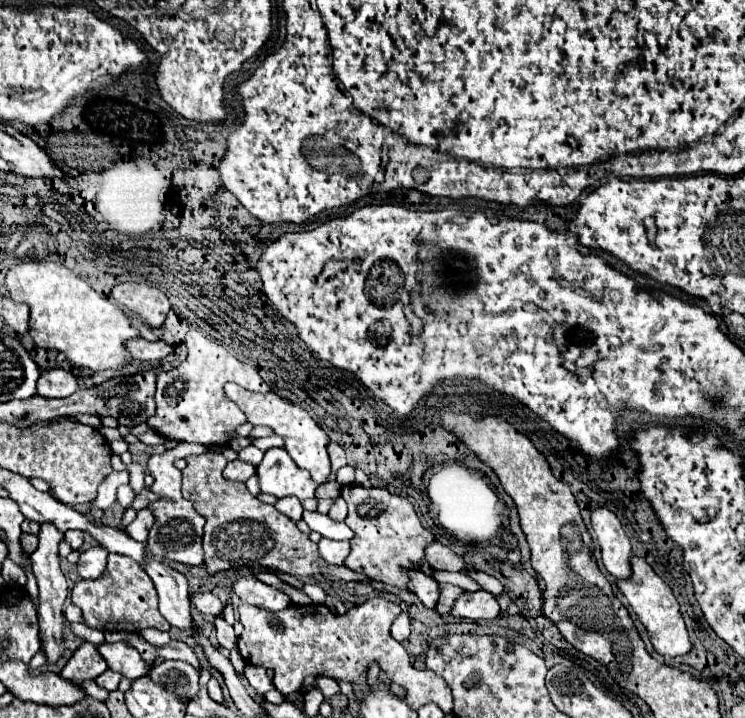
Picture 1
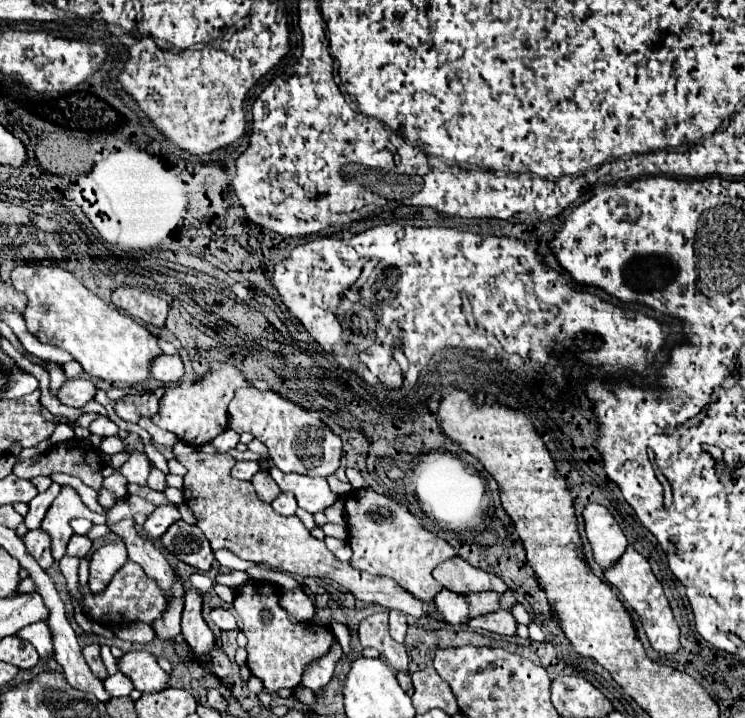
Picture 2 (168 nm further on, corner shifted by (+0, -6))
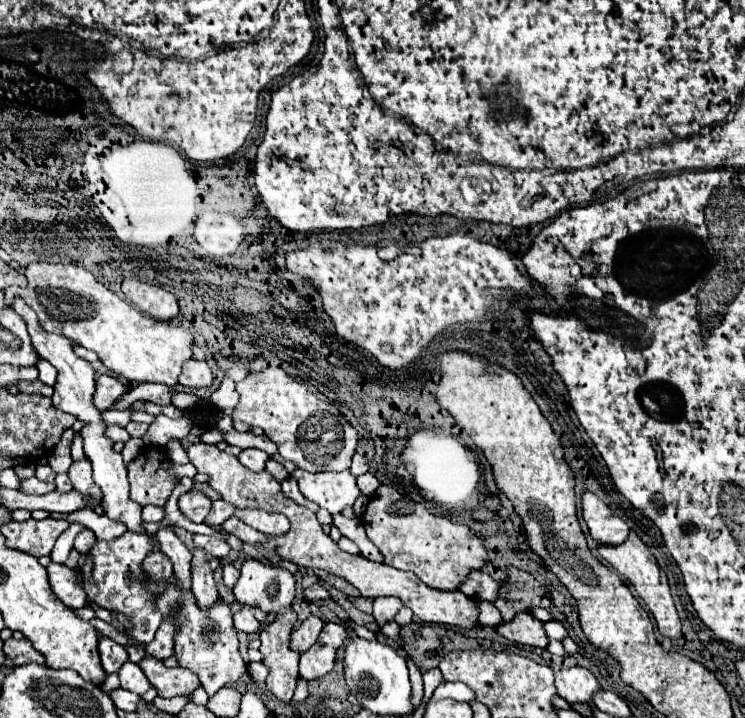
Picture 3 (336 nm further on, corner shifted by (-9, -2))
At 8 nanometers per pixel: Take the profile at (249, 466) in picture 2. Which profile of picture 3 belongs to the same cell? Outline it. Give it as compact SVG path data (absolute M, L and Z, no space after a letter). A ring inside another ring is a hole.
M249 448L249 450L243 450L239 456L239 462L253 470L253 472L261 472L265 468L265 462L269 460L269 454L265 454L263 450L255 450L255 448Z

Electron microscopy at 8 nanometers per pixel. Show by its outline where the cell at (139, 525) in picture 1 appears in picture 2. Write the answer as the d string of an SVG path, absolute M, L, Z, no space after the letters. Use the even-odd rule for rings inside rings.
M158 506L144 522L142 530L148 538L160 538L168 526L172 524L172 520L180 520L180 512L174 506Z

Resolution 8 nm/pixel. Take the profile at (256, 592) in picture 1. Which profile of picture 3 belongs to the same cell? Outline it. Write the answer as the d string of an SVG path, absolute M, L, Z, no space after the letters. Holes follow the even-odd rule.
M317 582L317 584L313 584L313 586L309 586L309 588L305 590L305 598L311 600L311 602L317 602L317 600L327 600L327 598L331 598L331 594L327 592L327 588L325 588L321 582Z

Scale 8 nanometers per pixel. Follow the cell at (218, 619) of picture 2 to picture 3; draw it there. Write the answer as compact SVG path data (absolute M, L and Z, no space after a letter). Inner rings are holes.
M241 608L239 612L235 612L235 628L239 632L245 632L245 634L251 634L251 632L259 632L261 630L261 622L253 616L251 608Z

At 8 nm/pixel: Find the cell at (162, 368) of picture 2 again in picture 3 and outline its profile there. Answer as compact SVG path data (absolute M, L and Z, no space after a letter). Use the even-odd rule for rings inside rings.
M189 360L185 362L185 368L181 372L181 386L185 388L205 388L213 384L213 372L209 368L207 362L199 362L199 360Z

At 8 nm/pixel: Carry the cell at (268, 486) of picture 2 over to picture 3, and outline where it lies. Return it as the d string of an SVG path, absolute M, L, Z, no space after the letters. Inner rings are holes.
M271 458L267 460L267 470L269 470L269 472L271 472L279 482L281 482L283 478L289 476L289 472L285 470L285 466L283 466L281 462L277 462L277 460L271 460Z

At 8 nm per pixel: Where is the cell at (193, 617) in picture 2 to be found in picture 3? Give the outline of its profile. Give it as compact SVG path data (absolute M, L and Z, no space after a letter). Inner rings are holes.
M203 548L193 550L191 558L191 574L193 574L193 594L197 598L197 604L201 608L209 608L219 598L215 588L215 568L219 566L219 560L215 556L209 556Z

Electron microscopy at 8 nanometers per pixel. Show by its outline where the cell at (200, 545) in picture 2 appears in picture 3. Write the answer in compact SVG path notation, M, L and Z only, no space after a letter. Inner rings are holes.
M195 534L195 546L205 548L205 552L215 554L217 558L223 558L231 552L229 544L223 538L217 538L217 536L199 536L199 534Z

